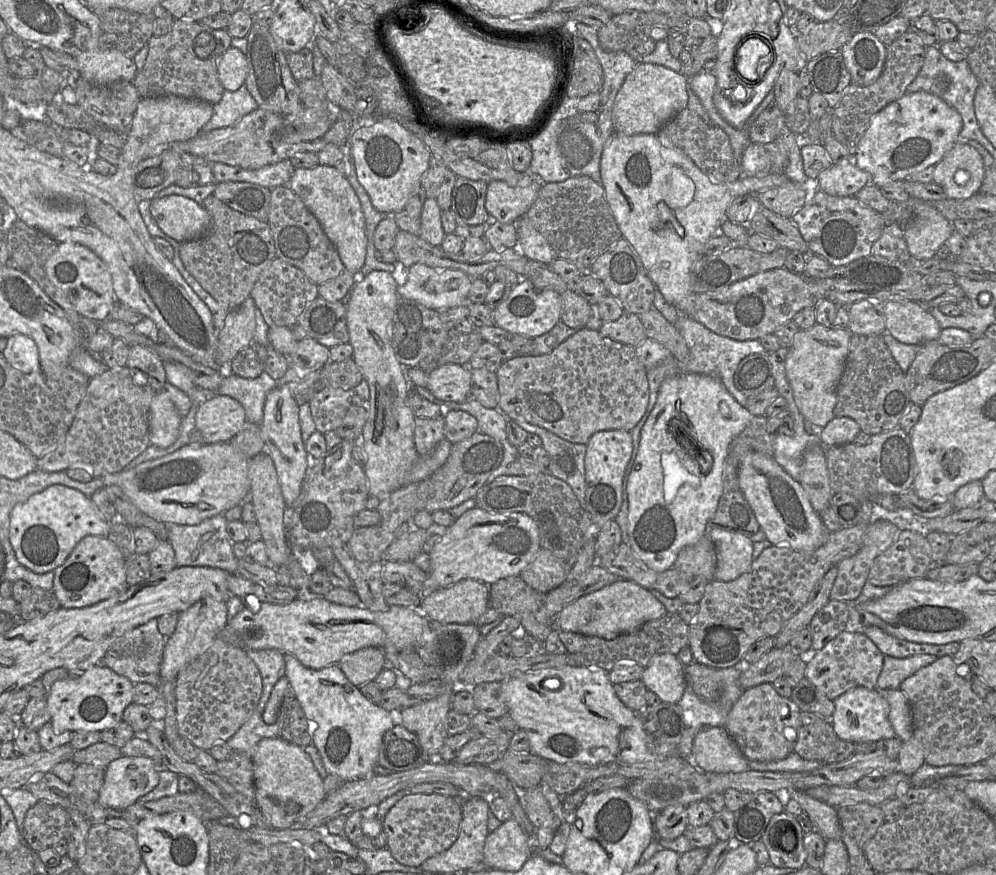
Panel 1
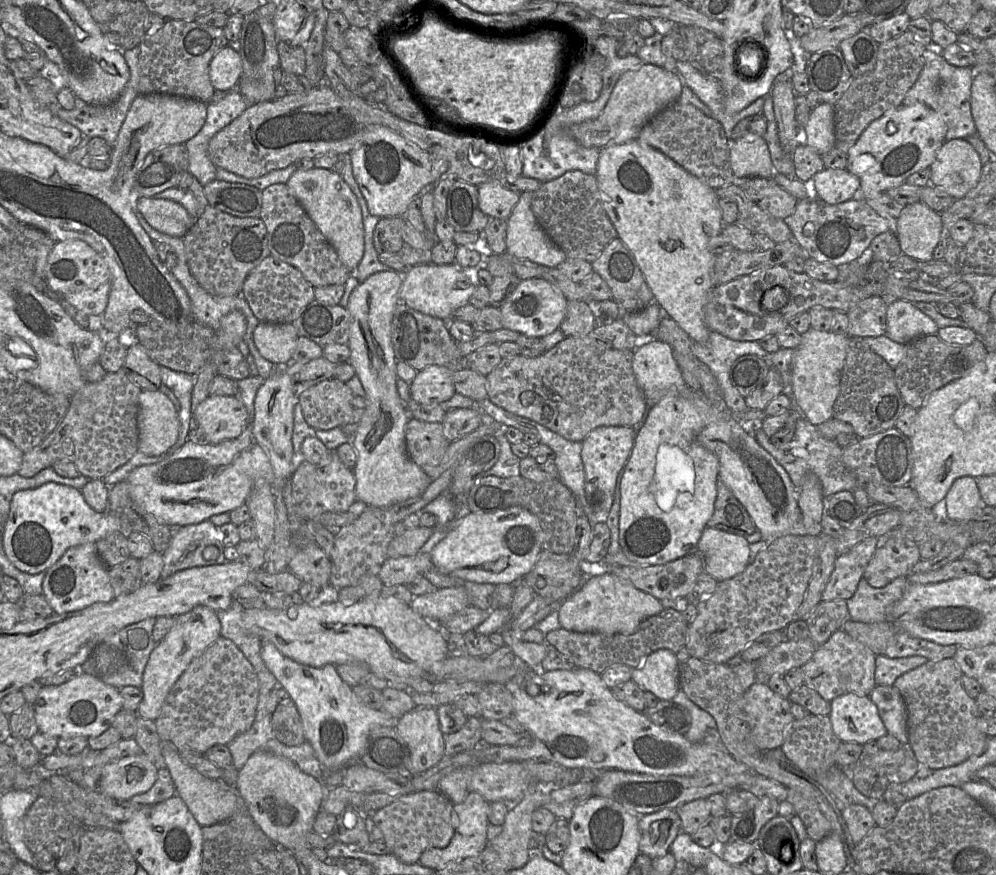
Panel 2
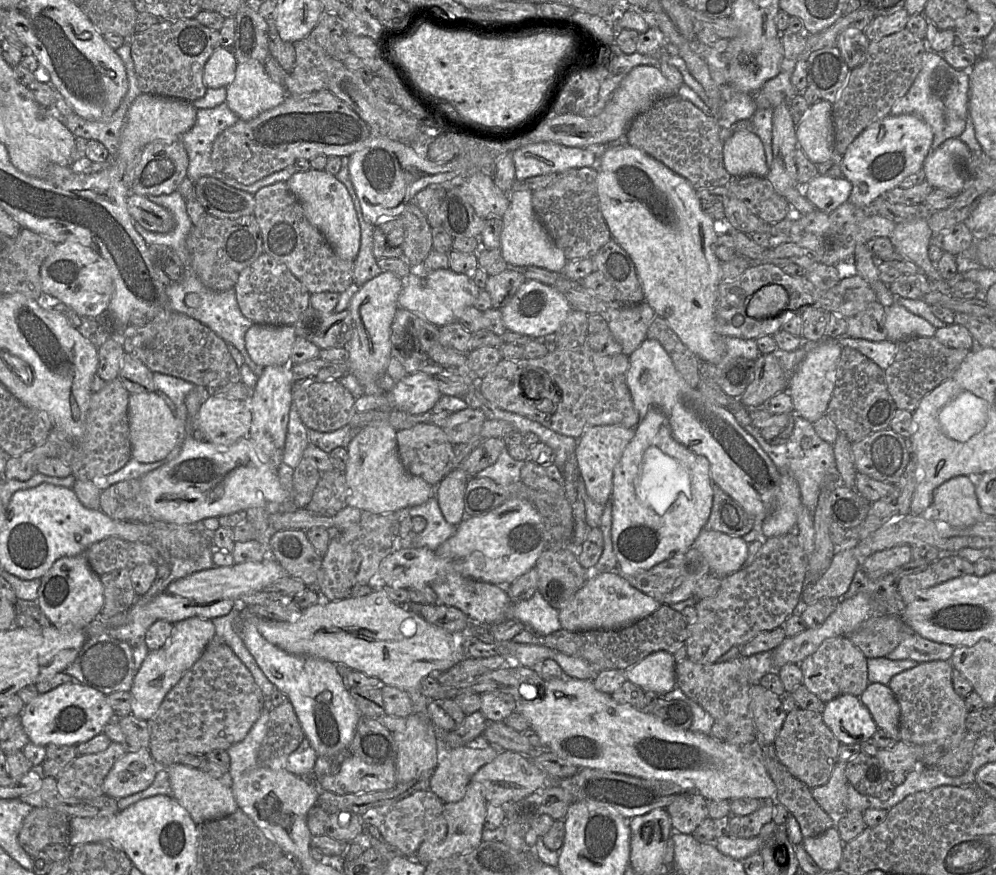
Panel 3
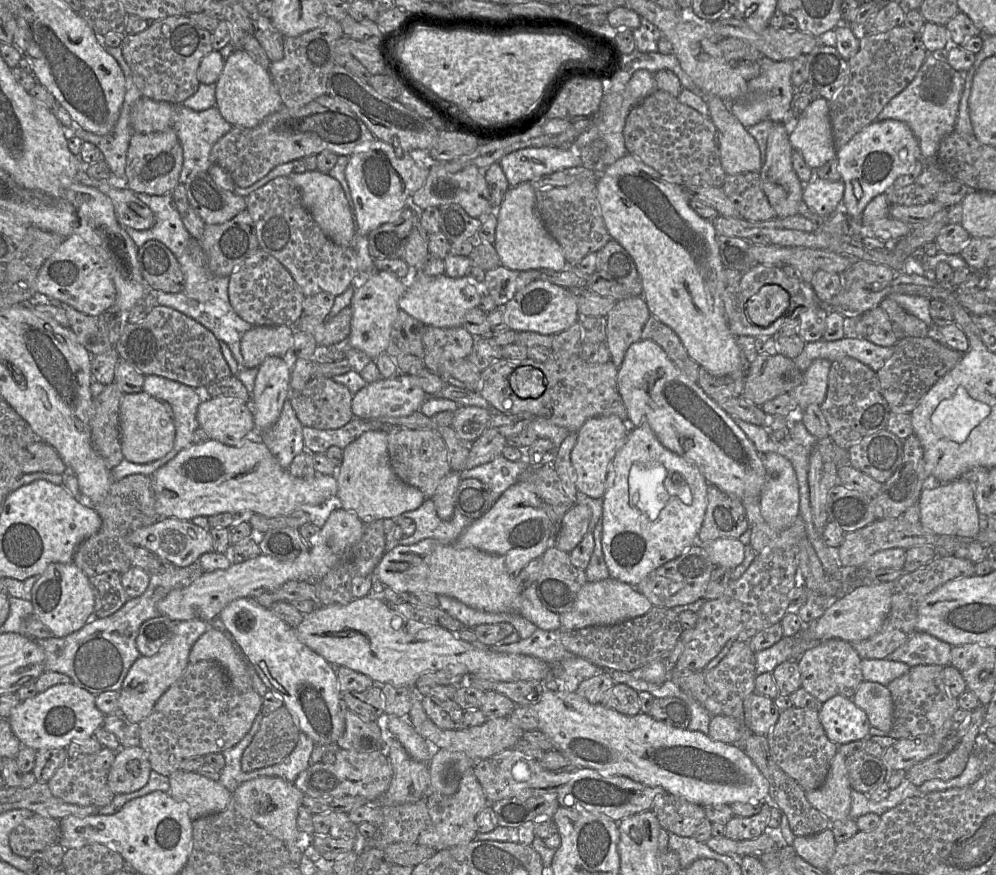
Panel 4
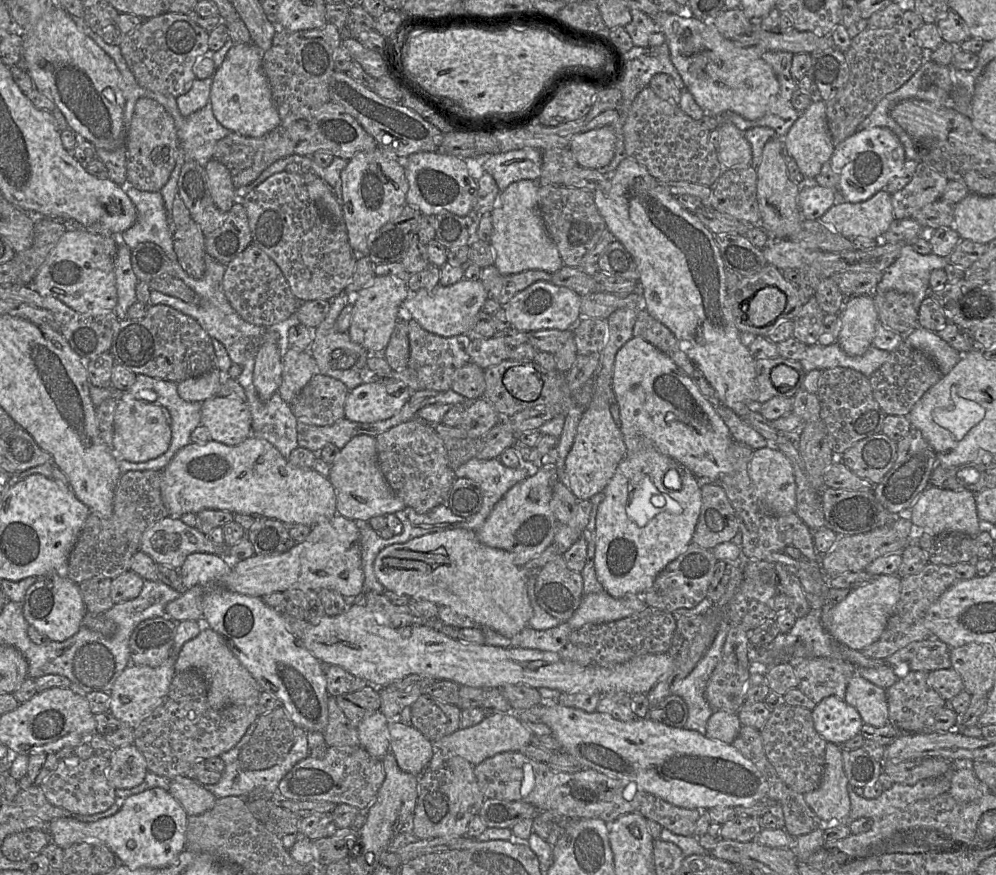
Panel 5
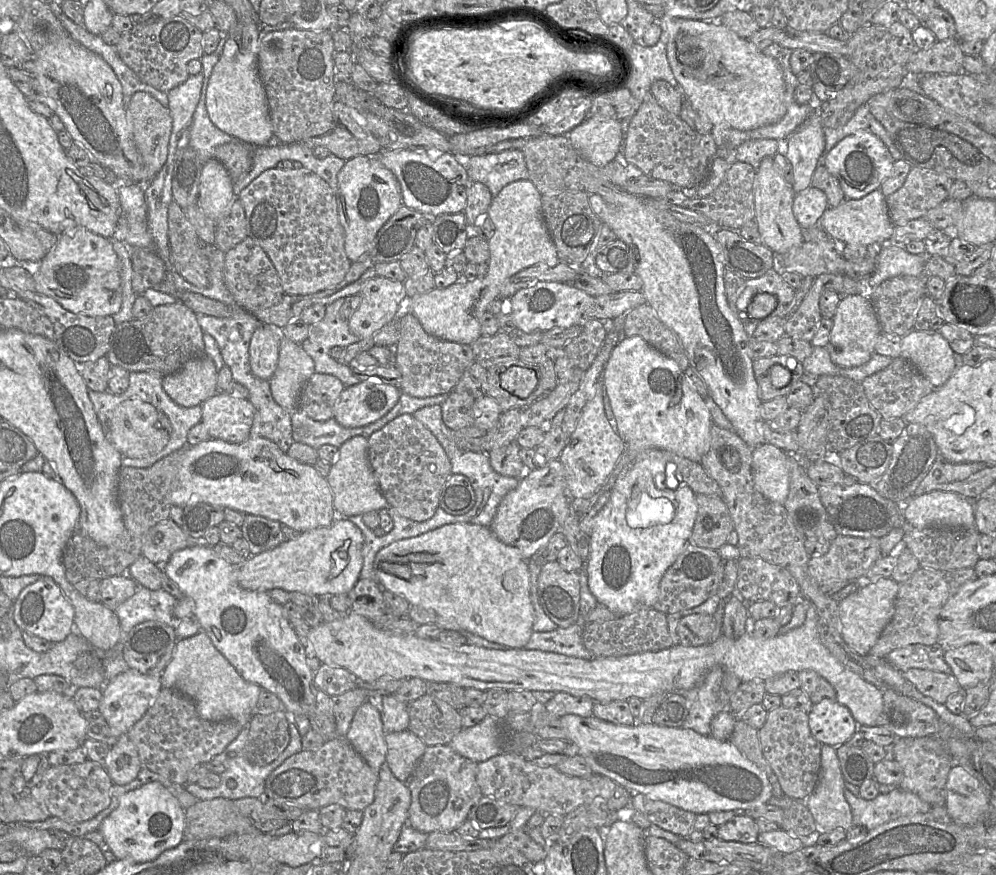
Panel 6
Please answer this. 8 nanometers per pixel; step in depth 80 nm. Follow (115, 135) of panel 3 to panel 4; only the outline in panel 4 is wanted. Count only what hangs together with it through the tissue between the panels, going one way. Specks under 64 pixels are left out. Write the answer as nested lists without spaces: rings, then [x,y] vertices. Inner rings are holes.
[[[96,34],[96,38],[98,43],[117,60],[124,74],[125,97],[120,115],[113,130],[108,134],[98,135],[86,131],[74,122],[67,129],[67,133],[73,132],[75,136],[83,141],[90,142],[99,148],[111,173],[118,178],[122,178],[126,176],[127,151],[131,136],[134,133],[131,122],[132,108],[143,95],[134,82],[132,71],[123,57],[121,45],[118,47],[106,45],[101,34]]]

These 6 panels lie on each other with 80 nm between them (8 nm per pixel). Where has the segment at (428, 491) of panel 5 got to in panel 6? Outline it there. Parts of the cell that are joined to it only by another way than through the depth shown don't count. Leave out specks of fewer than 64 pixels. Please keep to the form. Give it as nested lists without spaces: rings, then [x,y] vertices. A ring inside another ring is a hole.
[[[402,414],[367,440],[368,460],[389,506],[416,522],[430,519],[439,507],[444,484],[453,474],[450,459],[437,438],[414,416]]]

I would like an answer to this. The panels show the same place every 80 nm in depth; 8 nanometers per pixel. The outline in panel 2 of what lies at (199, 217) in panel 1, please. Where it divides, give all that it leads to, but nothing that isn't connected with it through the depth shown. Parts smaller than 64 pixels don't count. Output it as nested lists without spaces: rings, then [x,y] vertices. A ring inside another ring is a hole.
[[[140,197],[137,211],[155,230],[173,237],[183,238],[197,219],[181,204],[167,199]]]

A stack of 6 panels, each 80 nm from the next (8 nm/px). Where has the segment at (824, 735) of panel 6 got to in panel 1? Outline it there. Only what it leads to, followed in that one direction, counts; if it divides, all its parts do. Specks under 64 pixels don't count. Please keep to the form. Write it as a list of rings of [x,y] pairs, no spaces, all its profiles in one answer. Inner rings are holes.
[[[857,686],[838,696],[833,702],[835,709],[829,720],[838,739],[860,743],[896,737],[888,718],[889,704],[878,689]]]

